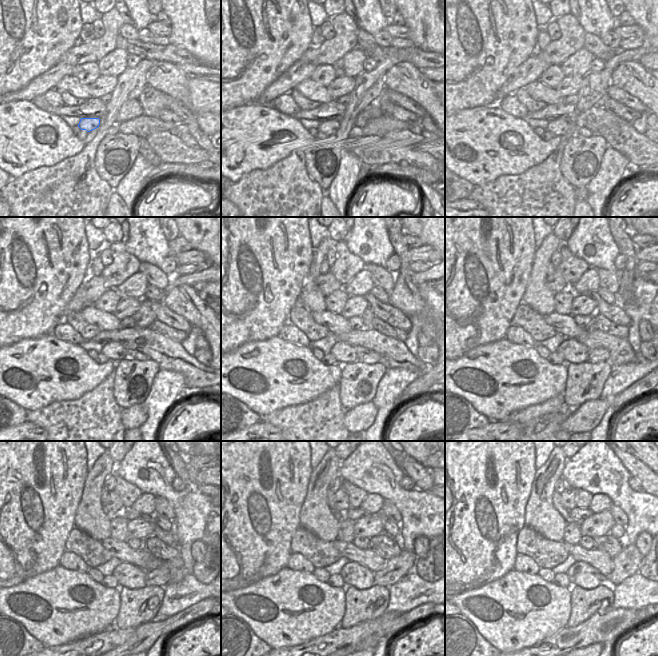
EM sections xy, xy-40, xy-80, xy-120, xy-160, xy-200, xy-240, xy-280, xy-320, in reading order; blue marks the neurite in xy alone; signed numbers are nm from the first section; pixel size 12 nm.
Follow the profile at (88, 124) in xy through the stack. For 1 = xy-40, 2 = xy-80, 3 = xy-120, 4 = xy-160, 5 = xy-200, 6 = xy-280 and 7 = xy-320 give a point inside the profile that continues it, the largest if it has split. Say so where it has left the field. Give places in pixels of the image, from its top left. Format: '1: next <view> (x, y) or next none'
1: next xy-40 (326, 126)
2: next xy-80 (560, 127)
3: next xy-120 (114, 351)
4: next xy-160 (343, 352)
5: next xy-200 (571, 350)
6: next xy-280 (356, 575)
7: next xy-320 (581, 574)

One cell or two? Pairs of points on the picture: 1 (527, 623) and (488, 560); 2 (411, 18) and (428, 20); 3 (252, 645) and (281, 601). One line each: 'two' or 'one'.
1: two
2: one
3: two

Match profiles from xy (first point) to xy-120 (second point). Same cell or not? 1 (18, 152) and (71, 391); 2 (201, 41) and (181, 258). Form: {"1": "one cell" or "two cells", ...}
{"1": "one cell", "2": "two cells"}

